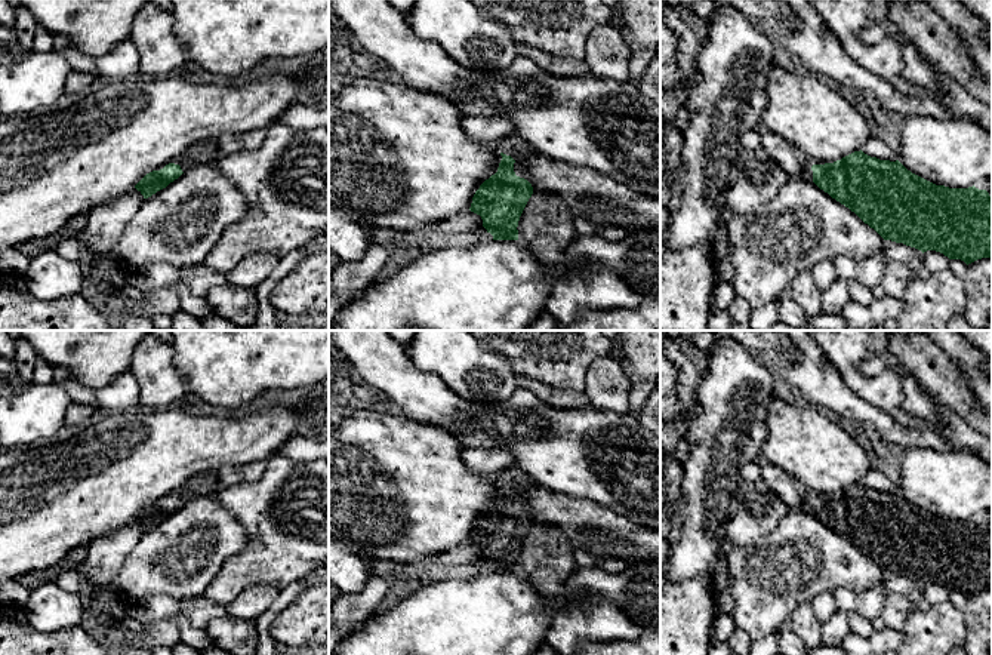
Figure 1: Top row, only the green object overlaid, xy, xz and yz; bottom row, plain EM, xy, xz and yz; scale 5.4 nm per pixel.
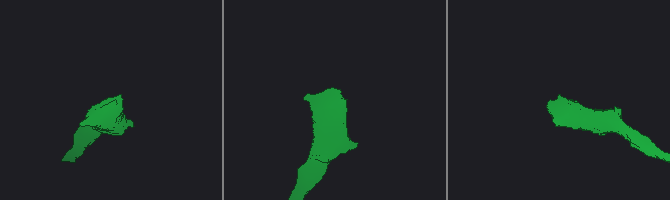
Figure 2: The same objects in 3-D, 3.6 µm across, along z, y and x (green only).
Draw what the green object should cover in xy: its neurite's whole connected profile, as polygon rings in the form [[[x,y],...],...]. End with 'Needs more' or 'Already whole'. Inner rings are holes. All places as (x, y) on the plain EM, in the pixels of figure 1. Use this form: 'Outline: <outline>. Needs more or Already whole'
Outline: [[[215,471],[200,473],[185,482],[160,502],[147,505],[135,520],[144,528],[151,529],[178,511],[185,502],[200,495],[212,495],[219,488],[219,477]]]. Needs more

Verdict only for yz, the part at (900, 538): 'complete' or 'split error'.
split error

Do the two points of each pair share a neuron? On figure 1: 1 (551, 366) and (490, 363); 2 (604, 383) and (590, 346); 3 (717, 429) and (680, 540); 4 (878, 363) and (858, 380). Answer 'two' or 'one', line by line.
1: two
2: two
3: one
4: two

